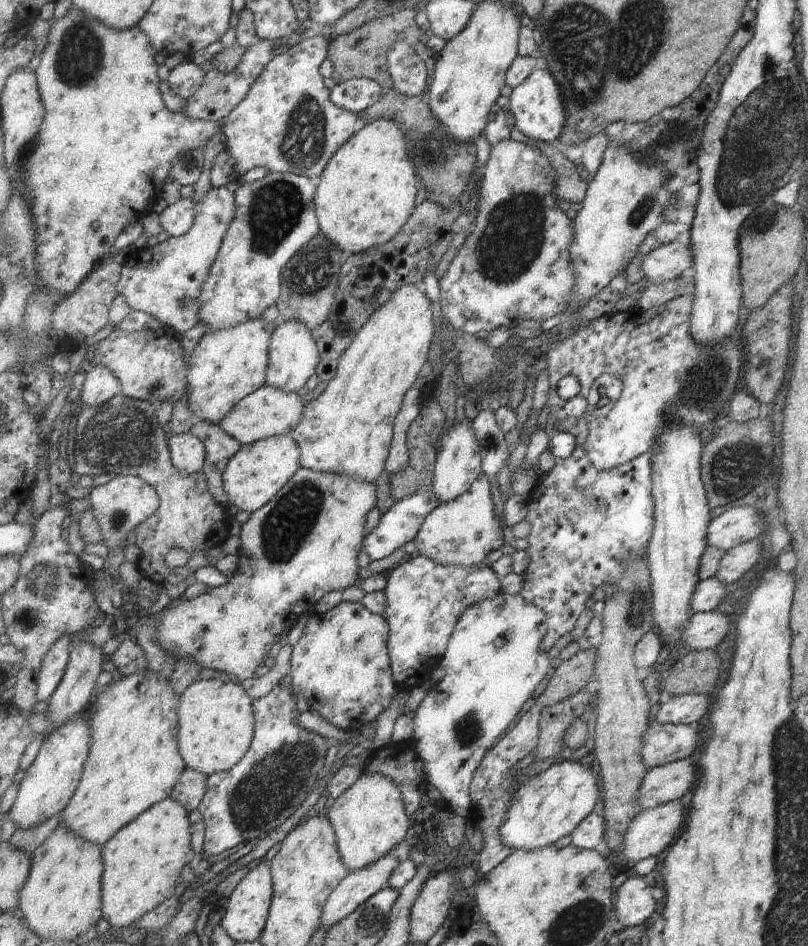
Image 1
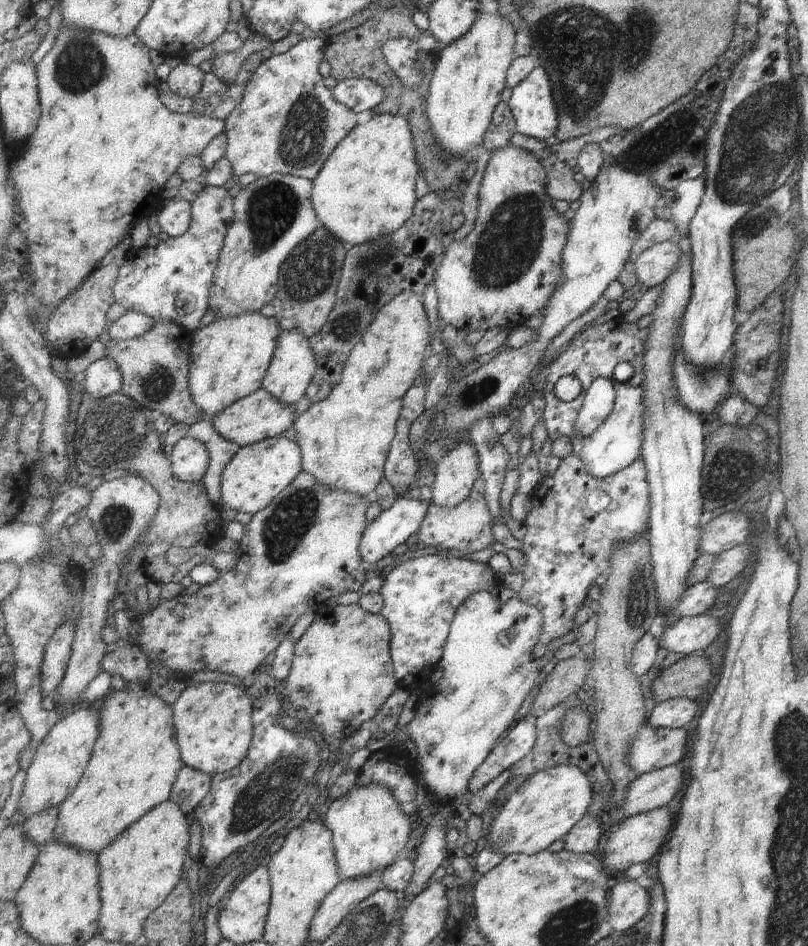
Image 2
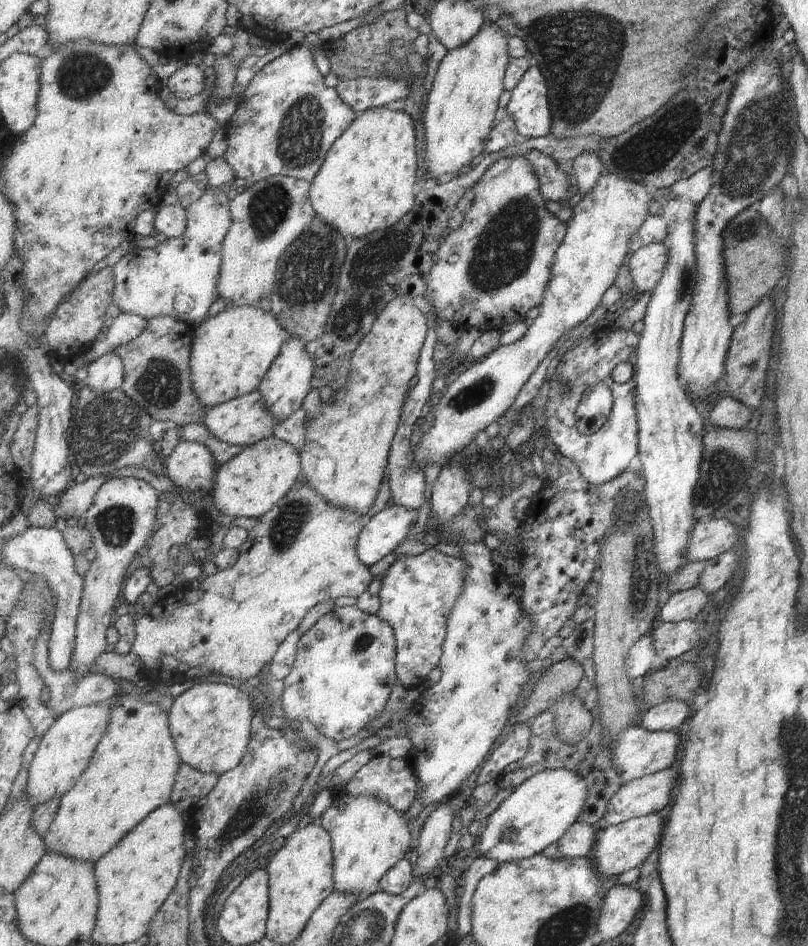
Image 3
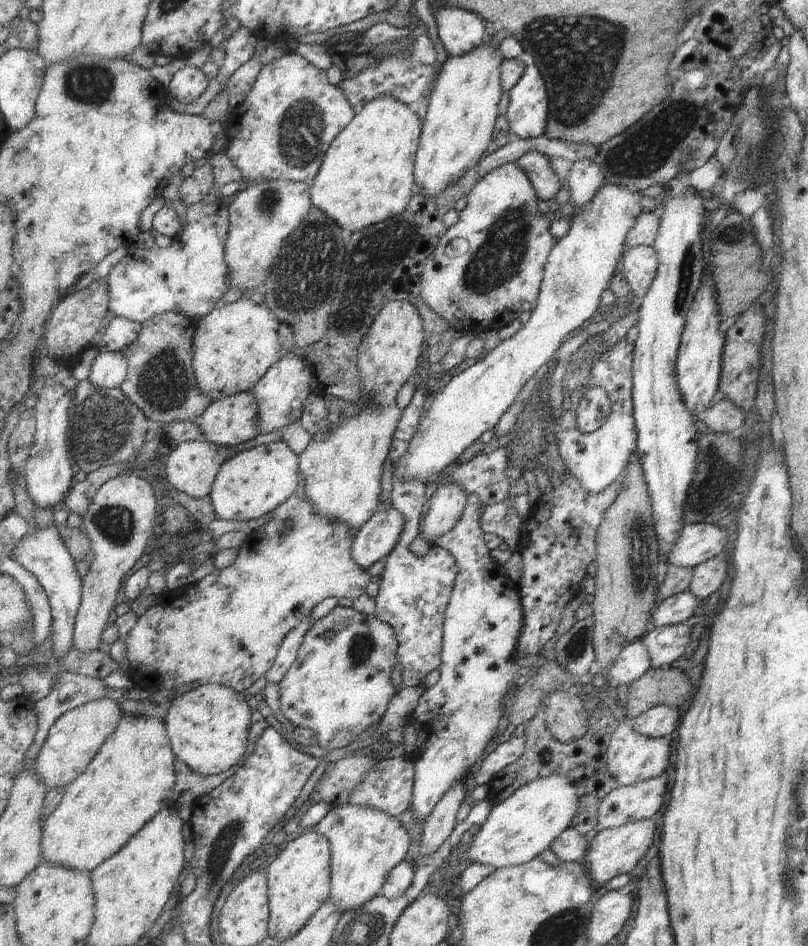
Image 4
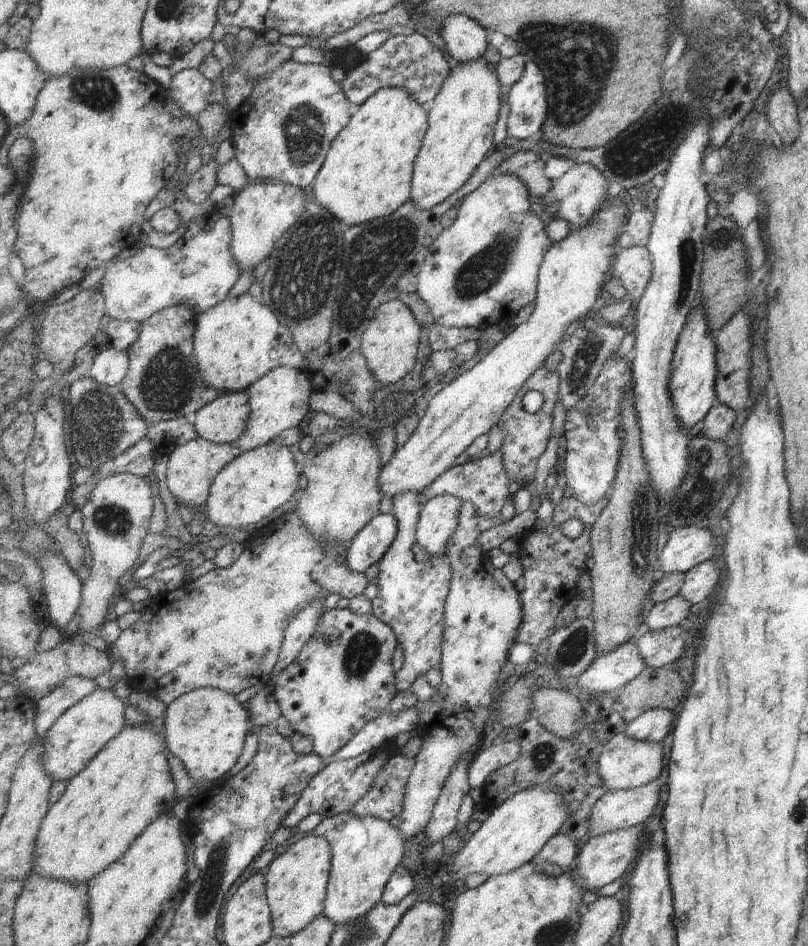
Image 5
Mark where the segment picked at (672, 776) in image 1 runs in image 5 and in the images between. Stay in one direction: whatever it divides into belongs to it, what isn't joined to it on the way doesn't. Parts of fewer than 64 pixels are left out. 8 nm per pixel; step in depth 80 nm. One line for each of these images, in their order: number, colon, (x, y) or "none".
2: (653, 790)
3: (650, 794)
4: (626, 804)
5: (624, 808)

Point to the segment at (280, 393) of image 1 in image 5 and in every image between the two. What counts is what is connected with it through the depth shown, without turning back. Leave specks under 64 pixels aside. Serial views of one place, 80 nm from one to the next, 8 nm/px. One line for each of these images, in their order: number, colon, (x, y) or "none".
2: (260, 416)
3: (246, 420)
4: (235, 419)
5: (225, 420)

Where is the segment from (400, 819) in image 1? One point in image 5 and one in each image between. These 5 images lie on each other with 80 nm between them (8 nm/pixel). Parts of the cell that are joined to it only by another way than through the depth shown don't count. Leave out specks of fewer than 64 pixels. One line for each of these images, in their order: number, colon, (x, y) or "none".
2: (371, 830)
3: (369, 836)
4: (368, 843)
5: (366, 851)

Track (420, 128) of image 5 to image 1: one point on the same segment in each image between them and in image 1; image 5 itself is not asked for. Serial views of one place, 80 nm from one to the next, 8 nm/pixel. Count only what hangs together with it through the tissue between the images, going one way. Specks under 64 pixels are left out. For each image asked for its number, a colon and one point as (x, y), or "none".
1: (368, 192)
2: (368, 188)
3: (369, 181)
4: (369, 174)

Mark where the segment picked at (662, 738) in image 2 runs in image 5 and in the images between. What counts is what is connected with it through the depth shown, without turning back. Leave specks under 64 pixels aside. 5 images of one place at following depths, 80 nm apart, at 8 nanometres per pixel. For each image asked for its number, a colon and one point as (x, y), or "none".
3: (640, 752)
4: (632, 757)
5: (627, 763)

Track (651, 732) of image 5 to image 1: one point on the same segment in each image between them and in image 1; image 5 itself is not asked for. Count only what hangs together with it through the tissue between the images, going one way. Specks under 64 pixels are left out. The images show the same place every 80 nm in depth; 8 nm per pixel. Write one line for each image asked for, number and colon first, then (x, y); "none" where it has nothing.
1: (684, 709)
2: (678, 712)
3: (669, 716)
4: (660, 721)

